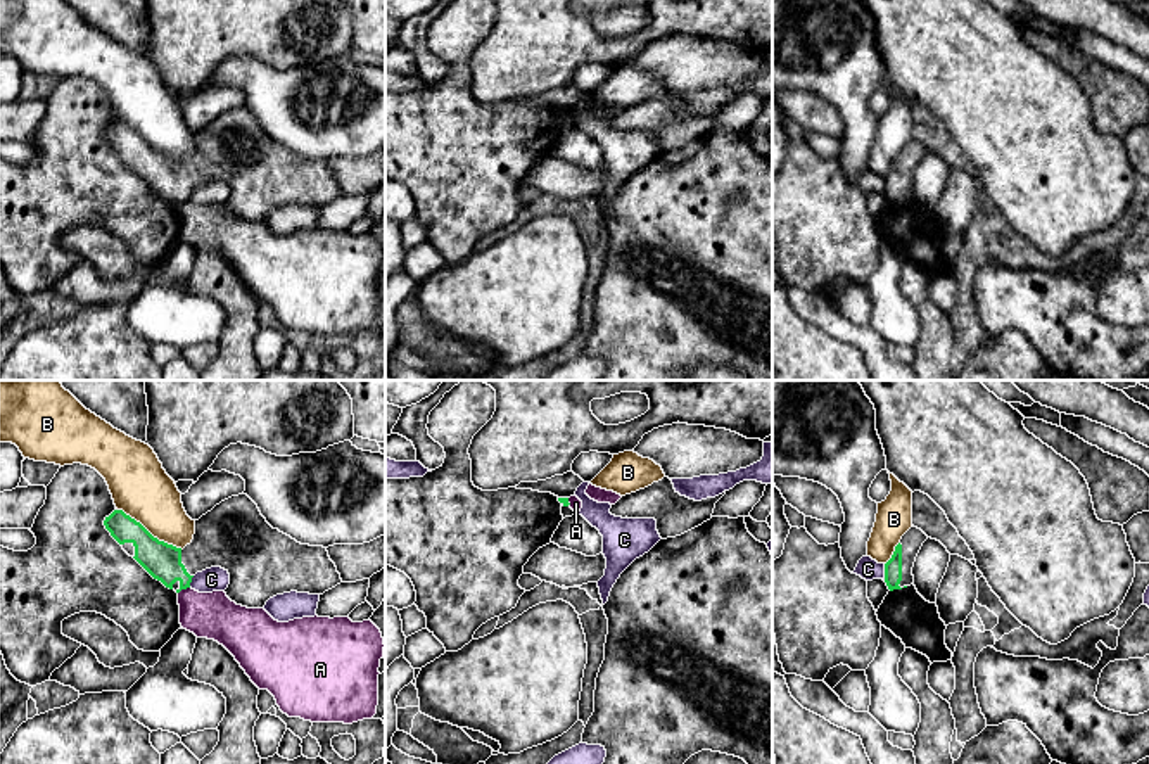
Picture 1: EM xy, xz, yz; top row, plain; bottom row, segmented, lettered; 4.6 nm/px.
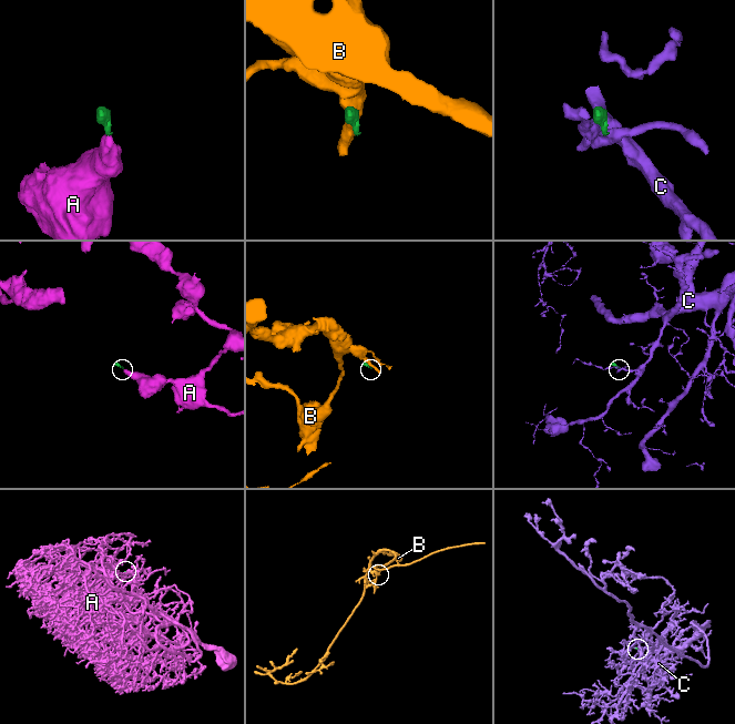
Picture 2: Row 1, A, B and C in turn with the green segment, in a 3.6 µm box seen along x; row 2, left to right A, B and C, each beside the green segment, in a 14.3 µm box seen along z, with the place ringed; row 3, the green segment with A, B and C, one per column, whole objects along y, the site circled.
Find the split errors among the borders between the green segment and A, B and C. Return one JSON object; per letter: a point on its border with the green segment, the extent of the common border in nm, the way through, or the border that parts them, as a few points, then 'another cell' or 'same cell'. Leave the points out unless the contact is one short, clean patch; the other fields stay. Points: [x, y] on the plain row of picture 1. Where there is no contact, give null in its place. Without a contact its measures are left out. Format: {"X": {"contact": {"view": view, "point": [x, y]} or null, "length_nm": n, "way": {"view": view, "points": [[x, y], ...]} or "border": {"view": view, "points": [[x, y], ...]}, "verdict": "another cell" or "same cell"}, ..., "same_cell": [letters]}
{"A": {"contact": {"view": "xy", "point": [184, 201]}, "length_nm": 70, "border": {"view": "xy", "points": [[189, 199], [178, 206]]}, "verdict": "another cell"}, "B": {"contact": {"view": "xy", "point": [149, 146]}, "length_nm": 360, "verdict": "another cell"}, "C": {"contact": {"view": "yz", "point": [885, 185]}, "length_nm": 80, "verdict": "another cell"}, "same_cell": []}

